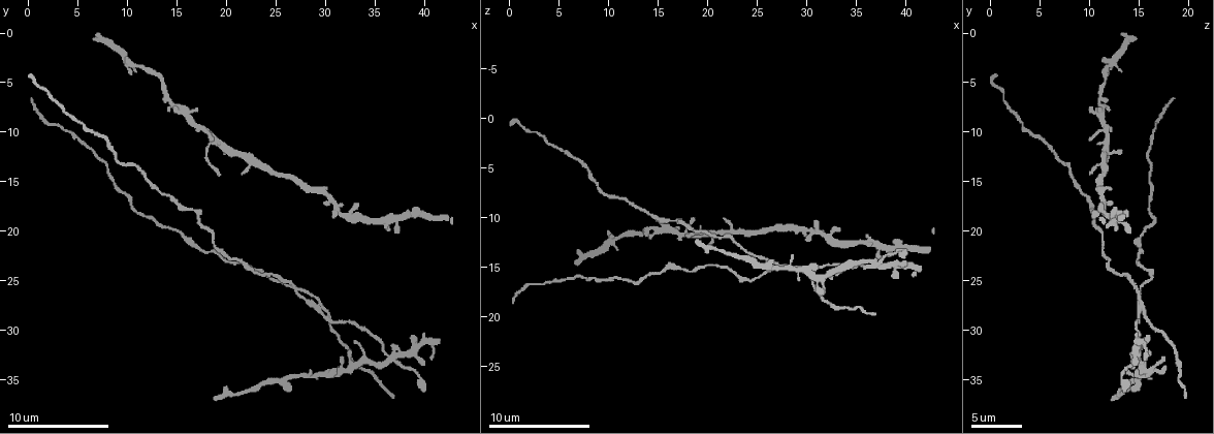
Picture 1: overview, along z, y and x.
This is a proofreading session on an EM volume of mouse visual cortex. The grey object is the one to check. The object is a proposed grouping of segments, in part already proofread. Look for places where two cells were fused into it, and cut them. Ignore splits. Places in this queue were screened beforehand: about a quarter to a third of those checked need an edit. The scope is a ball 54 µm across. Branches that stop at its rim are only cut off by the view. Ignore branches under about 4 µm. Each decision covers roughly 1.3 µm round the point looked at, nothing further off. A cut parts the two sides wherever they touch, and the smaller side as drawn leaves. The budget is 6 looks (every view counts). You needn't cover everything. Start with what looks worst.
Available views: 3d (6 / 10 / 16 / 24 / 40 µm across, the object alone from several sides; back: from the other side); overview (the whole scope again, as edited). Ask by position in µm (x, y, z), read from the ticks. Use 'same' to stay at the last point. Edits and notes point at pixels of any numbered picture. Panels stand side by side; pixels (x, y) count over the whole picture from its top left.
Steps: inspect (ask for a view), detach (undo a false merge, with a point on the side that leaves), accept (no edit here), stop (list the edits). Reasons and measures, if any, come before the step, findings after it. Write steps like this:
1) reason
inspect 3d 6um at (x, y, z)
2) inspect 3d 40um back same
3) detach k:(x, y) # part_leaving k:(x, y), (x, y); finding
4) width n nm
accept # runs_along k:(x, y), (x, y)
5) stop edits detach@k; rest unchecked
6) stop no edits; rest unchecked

three-way junction
inspect 3d 10um at (26.8, 25.6, 15.0)

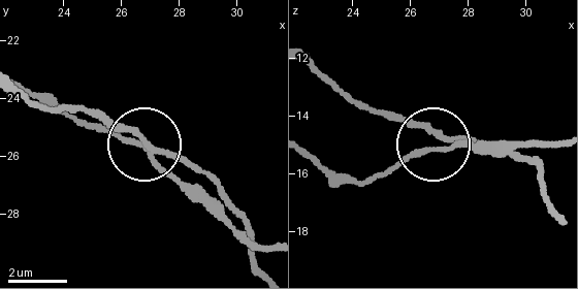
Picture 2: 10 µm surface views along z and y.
accept # runs_along 2:(310, 66), (354, 100), (420, 127), (443, 147), (492, 147); one cell here

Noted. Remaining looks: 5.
three-way junction
inspect 3d 10um at (30.0, 28.4, 14.8)

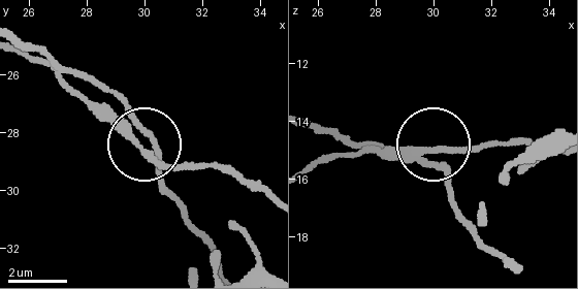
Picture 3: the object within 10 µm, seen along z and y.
accept # runs_along 3:(306, 121), (365, 153), (435, 153), (446, 170), (454, 217); one cell here

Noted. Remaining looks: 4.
four-way junction
inspect 3d 10um at (18.6, 10.6, 11.6)

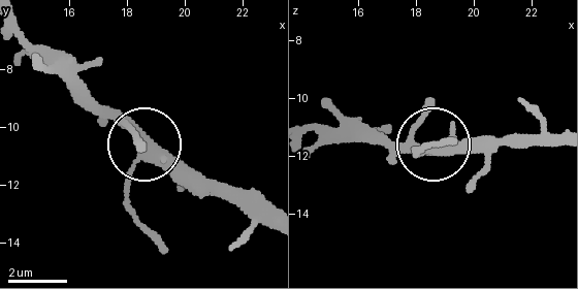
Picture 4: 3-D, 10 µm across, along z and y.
arms 4
accept # all the same cell

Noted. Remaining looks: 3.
stop no edits; rest unchecked

